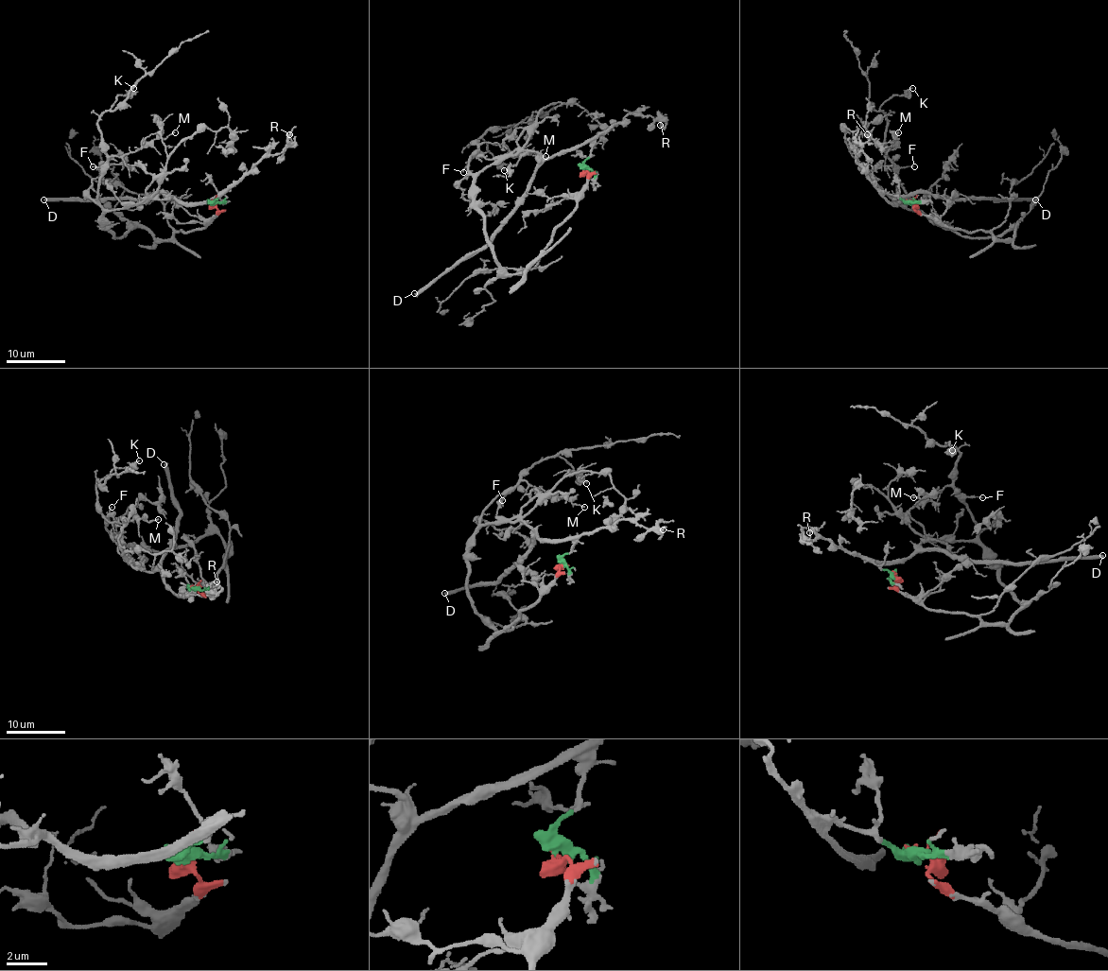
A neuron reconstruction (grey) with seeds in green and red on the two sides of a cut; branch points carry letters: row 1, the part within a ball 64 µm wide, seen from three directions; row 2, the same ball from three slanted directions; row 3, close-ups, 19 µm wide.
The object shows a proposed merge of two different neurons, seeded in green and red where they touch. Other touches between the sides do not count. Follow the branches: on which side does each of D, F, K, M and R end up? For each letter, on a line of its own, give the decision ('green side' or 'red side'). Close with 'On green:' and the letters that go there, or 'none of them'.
D: green side
F: red side
K: red side
M: red side
R: green side
On green: D, R

